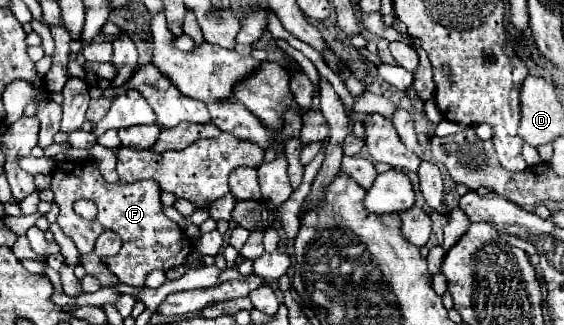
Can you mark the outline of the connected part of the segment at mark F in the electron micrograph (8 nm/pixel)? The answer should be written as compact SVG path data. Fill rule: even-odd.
M93 160L85 162L59 162L55 170L51 172L51 190L55 194L55 202L59 204L59 226L65 236L69 236L77 250L81 254L93 252L95 240L99 238L101 232L113 230L119 234L123 240L121 250L115 256L103 256L103 264L119 278L119 282L141 288L145 282L145 276L151 270L169 270L179 264L185 264L187 256L193 252L191 248L191 238L163 214L163 204L161 204L161 188L155 184L155 180L141 180L135 184L123 184L123 182L107 182L99 166ZM75 198L89 198L97 204L99 214L97 220L87 222L79 218L73 212L73 202Z

